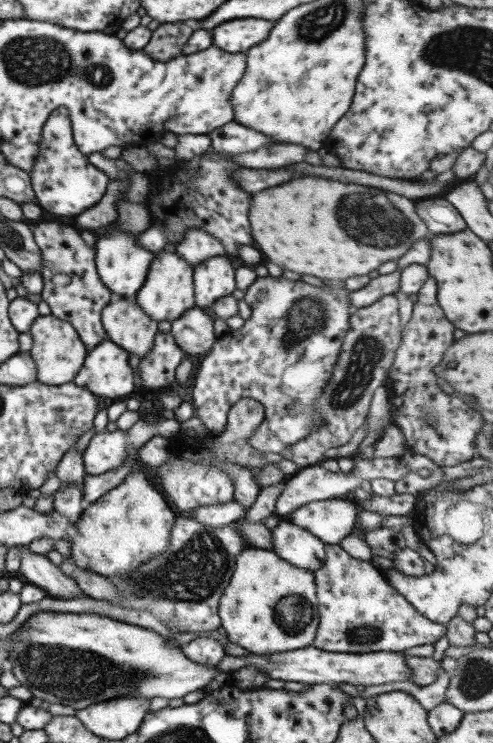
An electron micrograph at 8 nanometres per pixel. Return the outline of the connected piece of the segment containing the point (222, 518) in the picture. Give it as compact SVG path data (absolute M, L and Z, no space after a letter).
M234 500L223 504L213 504L185 511L184 515L194 518L197 522L213 528L225 526L243 518L246 511Z

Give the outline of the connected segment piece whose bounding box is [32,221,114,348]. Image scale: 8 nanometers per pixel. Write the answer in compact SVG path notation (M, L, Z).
M37 221L32 231L40 250L43 290L39 294L49 307L50 314L68 322L86 348L105 341L106 332L100 321L101 309L113 299L112 292L99 280L94 263L94 247L90 247L72 225Z

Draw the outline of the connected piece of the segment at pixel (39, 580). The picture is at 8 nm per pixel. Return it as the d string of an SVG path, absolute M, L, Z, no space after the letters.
M21 551L18 572L29 584L42 588L47 596L54 599L73 600L81 596L83 591L77 587L74 579L59 571L44 555Z

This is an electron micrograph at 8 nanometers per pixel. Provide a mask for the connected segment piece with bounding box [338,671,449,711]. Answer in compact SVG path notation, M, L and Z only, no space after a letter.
M444 671L433 682L423 686L416 686L411 680L404 680L403 682L387 682L387 684L379 684L379 686L367 686L360 693L355 692L352 685L340 683L338 690L363 699L377 694L385 694L385 692L405 692L428 711L445 701L443 693L447 689L448 682L448 673Z

